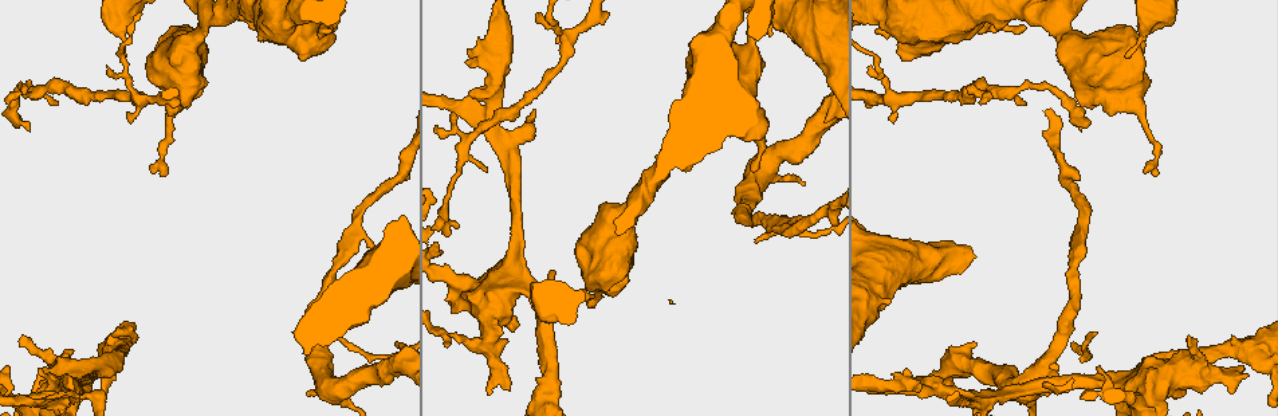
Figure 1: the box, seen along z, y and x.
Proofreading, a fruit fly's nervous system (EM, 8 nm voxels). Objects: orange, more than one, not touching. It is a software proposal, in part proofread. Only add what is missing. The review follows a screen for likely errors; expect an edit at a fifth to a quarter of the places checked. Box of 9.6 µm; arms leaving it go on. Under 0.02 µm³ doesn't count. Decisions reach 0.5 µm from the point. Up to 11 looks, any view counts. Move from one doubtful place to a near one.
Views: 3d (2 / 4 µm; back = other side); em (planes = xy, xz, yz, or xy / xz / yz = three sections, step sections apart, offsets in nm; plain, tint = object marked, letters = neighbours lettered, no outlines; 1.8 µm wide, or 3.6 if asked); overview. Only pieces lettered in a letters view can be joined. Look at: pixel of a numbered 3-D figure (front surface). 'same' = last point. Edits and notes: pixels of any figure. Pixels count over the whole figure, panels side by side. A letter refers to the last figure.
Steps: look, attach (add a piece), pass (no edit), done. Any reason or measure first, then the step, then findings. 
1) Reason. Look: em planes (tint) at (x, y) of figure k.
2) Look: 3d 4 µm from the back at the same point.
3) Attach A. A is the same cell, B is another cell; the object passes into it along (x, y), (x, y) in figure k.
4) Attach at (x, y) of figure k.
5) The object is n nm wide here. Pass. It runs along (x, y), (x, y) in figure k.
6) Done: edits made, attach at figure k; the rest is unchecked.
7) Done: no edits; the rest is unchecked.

Branch stops here. Look: em planes (letters) at (80, 392) of figure 1.

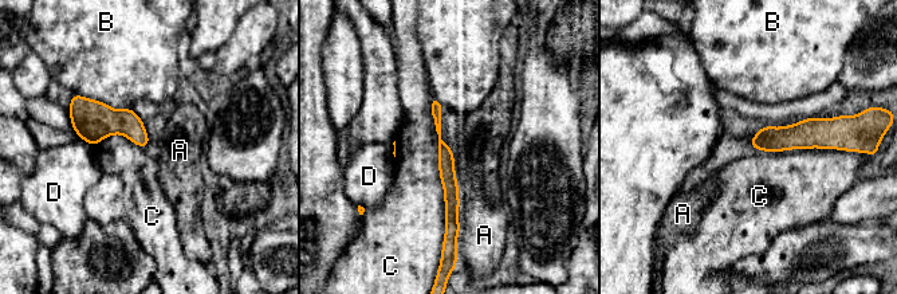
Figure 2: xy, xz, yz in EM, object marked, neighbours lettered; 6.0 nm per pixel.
Pass. A, B, C and D are other cells; none of them fits.

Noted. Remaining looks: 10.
An open end. Look: em yz step 8 (tint) at (451, 333) of figure 1.

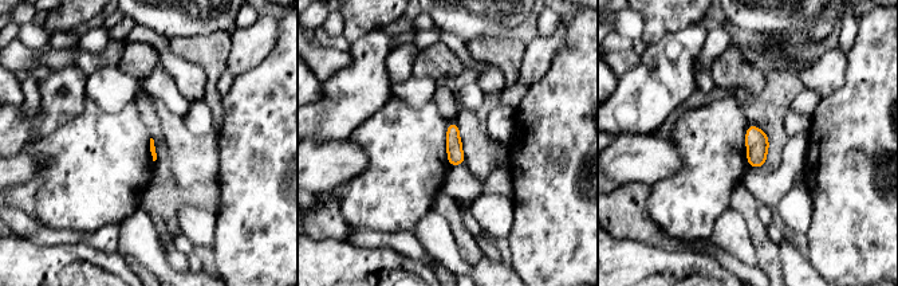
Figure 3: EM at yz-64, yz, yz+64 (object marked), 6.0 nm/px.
Look: em planes (letters) at the same point.

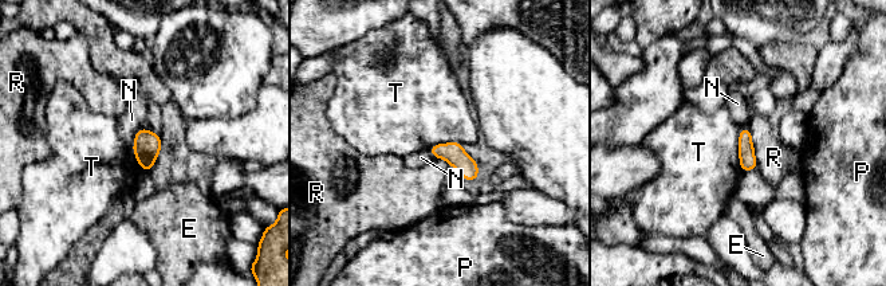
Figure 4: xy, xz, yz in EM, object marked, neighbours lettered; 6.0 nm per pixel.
Pass. E, N, P, R and T are other cells; a border runs along (739, 129), (739, 167), (743, 171) in figure 4; no lettered piece goes on from it.

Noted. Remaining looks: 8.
Tapers out. Look: 3d 2 µm at (108, 66) of figure 1.

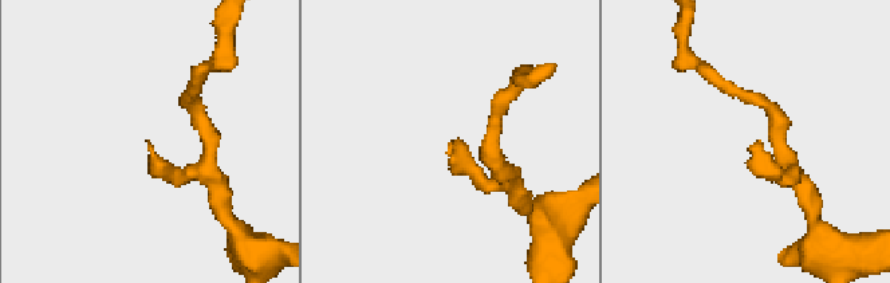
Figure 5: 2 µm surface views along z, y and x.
Shape alone is not enough. Look: em 3.6 µm xz step 4 (tint) at (450, 150) of figure 5.

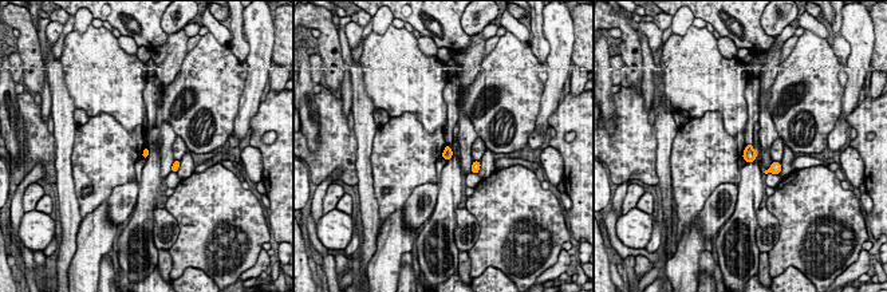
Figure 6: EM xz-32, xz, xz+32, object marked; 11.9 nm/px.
Cut it another way. Look: em 3.6 µm planes (letters) at the same point.

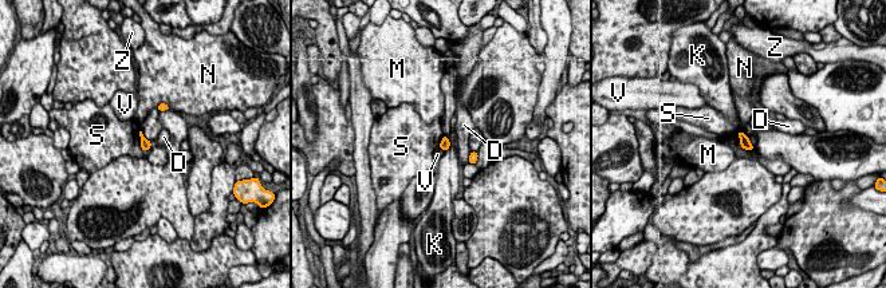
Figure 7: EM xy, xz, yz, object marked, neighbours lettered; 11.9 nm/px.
The object is 130 nm wide here. Pass. D, K, M, N, S, V and Z are other cells; a border runs along (736, 133), (743, 148), (753, 149) in figure 7; none of them fits.

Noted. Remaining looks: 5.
Branch stops here. Look: 3d 4 µm at (458, 223) of figure 1.

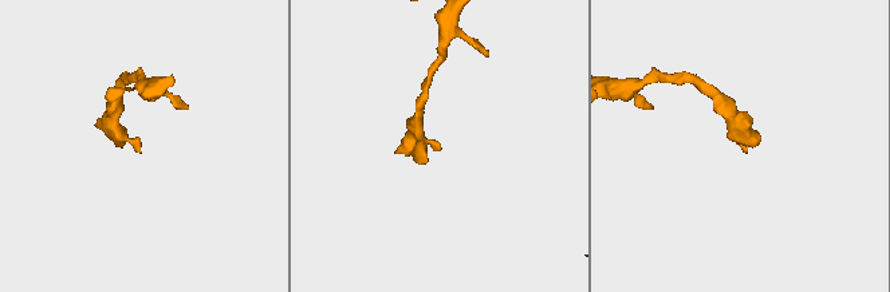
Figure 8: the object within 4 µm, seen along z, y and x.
Now the EM. Look: em planes (tint) at (745, 149) of figure 8.

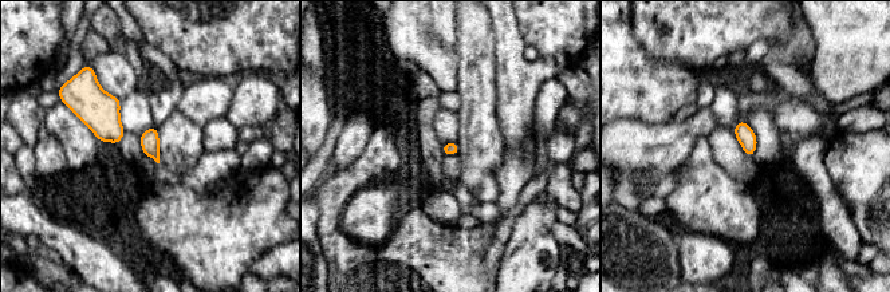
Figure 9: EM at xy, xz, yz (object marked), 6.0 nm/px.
See the neighbours. Look: em planes (letters) at the same point.

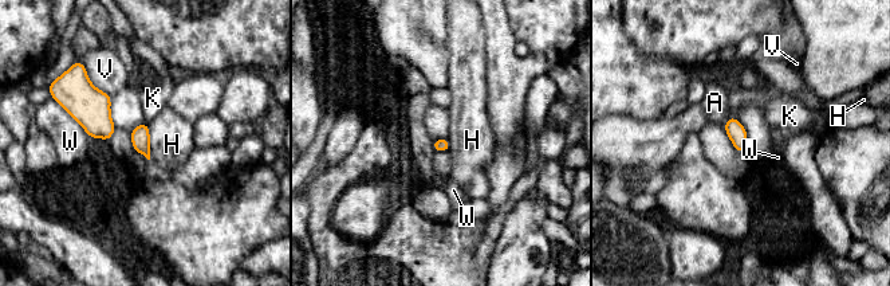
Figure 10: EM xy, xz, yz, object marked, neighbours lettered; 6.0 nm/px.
Pass. A, H, K, V and W are other cells; no lettered piece goes on from it.

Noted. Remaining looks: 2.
Thick end. Look: 3d 4 µm at (554, 273) of figure 1.

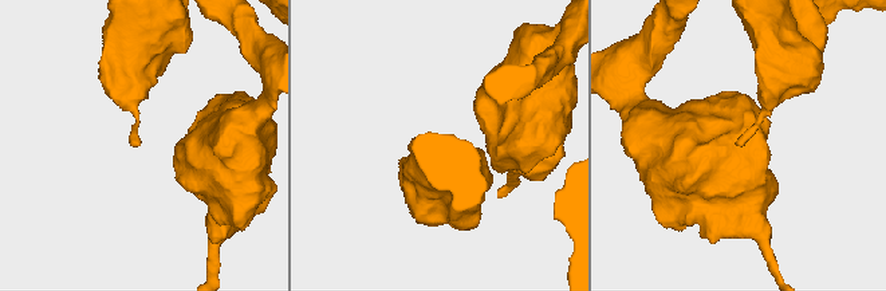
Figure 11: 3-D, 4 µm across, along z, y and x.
Now the EM. Look: em planes (letters) at (740, 145) of figure 11.

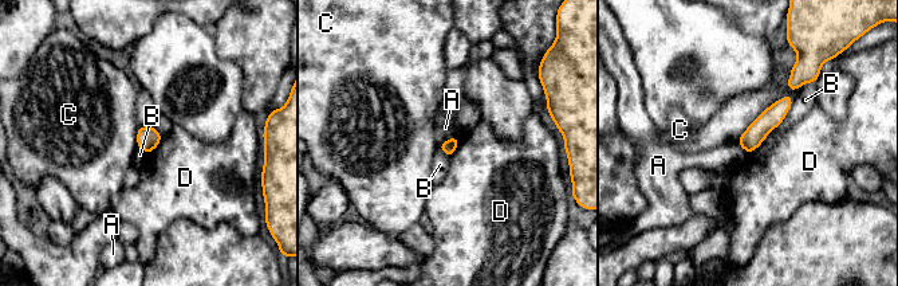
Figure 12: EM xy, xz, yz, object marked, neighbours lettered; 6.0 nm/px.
Pass. A, B, C and D are other cells; a border runs along (457, 134), (438, 144) in figure 12; none of them fits.

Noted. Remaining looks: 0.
Done: no edits; the rest is unchecked.

